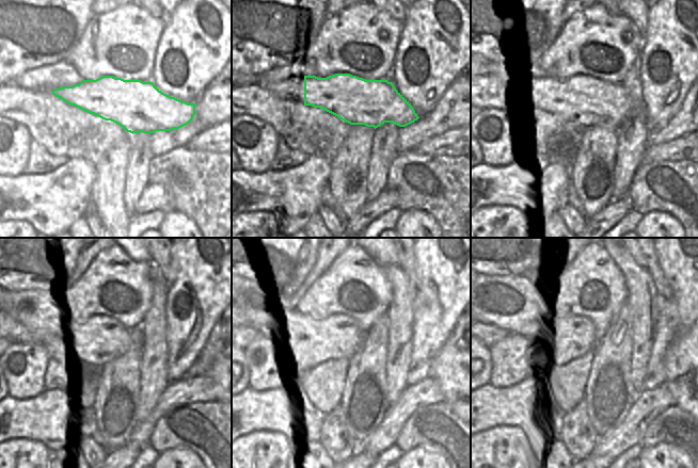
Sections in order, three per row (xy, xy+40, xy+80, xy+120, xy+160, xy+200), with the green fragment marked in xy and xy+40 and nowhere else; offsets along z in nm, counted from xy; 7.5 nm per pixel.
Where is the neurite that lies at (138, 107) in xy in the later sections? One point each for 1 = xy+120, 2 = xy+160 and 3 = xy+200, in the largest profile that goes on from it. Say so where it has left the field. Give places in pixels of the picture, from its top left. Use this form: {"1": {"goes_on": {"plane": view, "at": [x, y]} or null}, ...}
{"1": {"goes_on": {"plane": "xy+120", "at": [100, 338]}}, "2": {"goes_on": {"plane": "xy+160", "at": [270, 307]}}, "3": {"goes_on": {"plane": "xy+200", "at": [511, 303]}}}

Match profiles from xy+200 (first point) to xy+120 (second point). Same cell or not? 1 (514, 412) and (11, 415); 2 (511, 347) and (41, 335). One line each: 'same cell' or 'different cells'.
1: same cell
2: different cells

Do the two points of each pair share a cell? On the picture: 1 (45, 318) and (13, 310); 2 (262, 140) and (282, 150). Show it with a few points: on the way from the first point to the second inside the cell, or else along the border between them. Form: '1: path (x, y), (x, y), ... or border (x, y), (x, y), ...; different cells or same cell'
1: path (37, 318), (30, 310), (20, 310); same cell
2: border (278, 141), (274, 145), (274, 152), (269, 168); different cells

